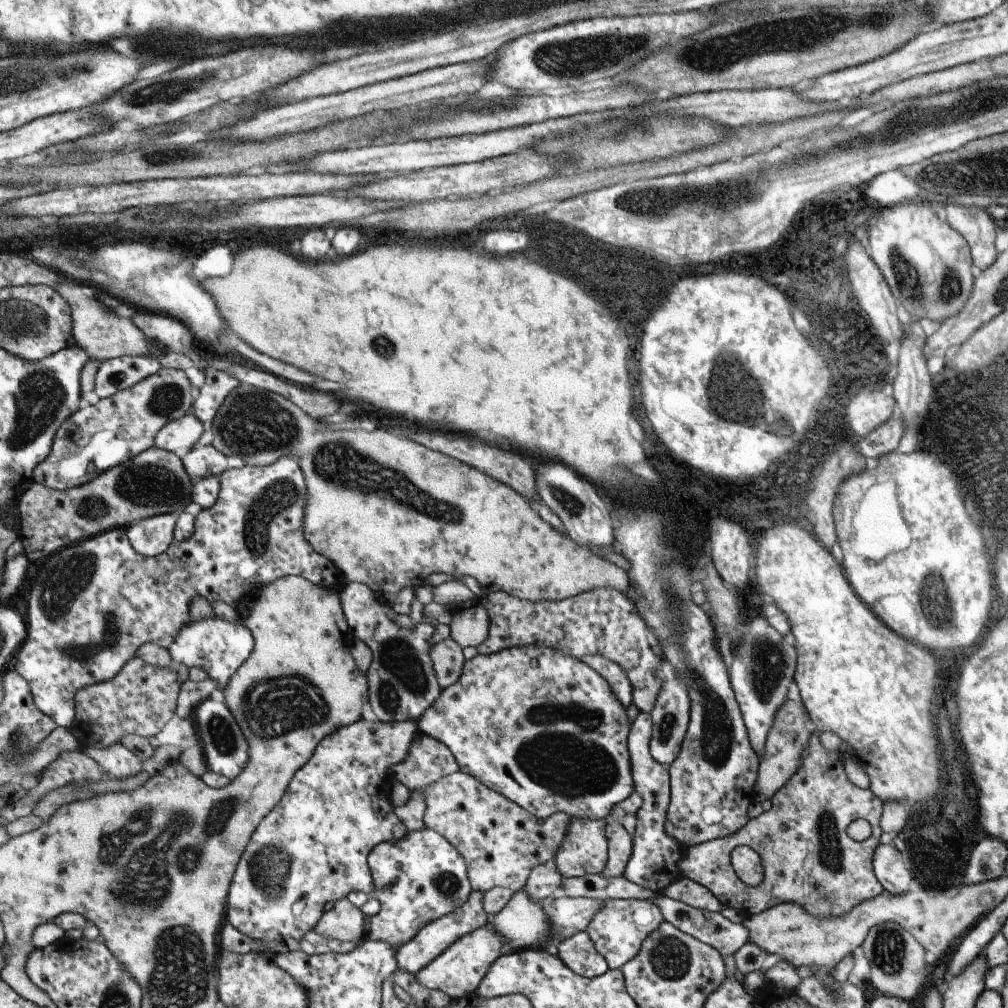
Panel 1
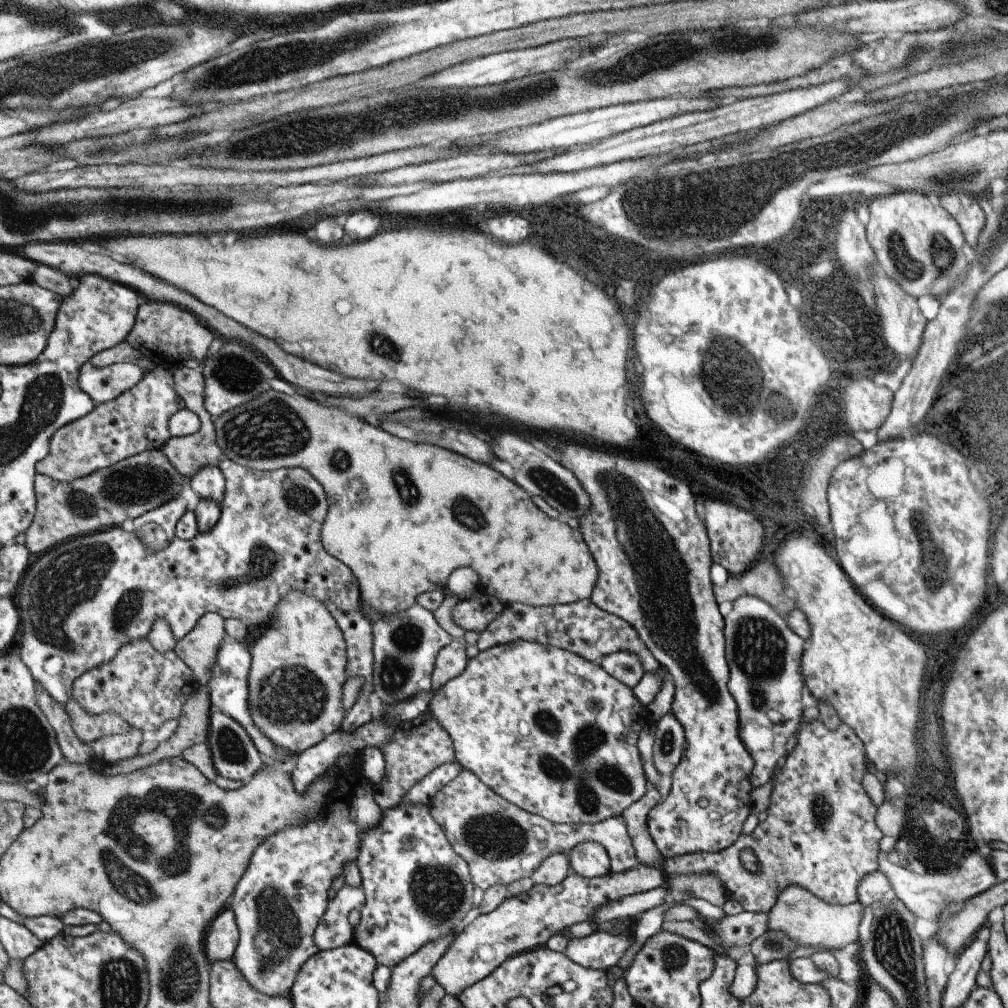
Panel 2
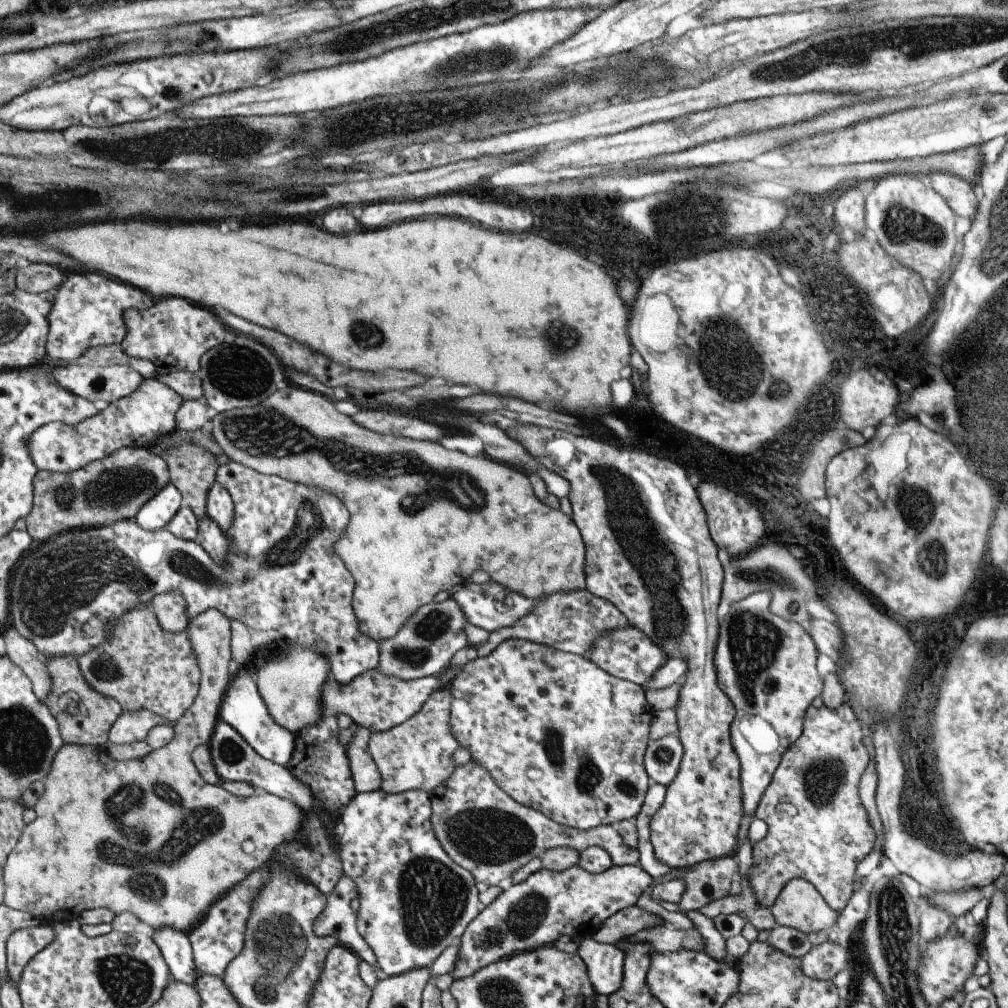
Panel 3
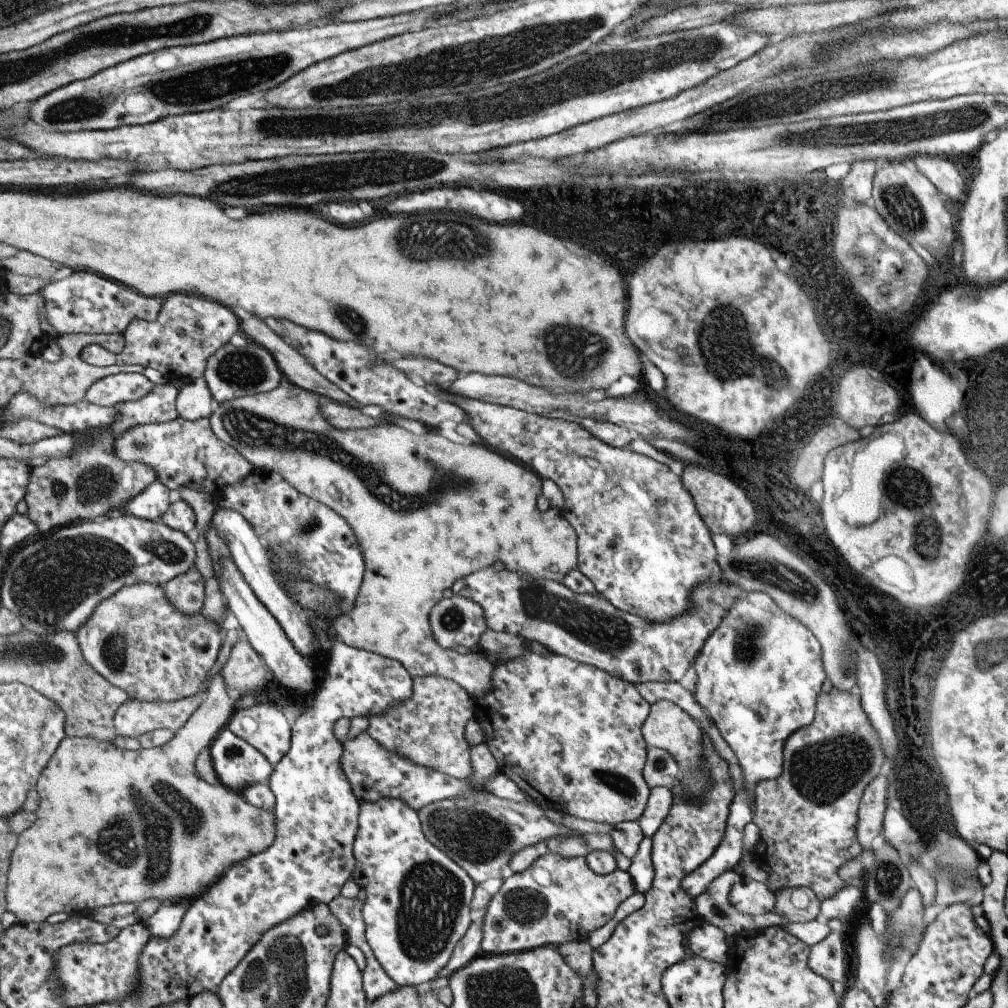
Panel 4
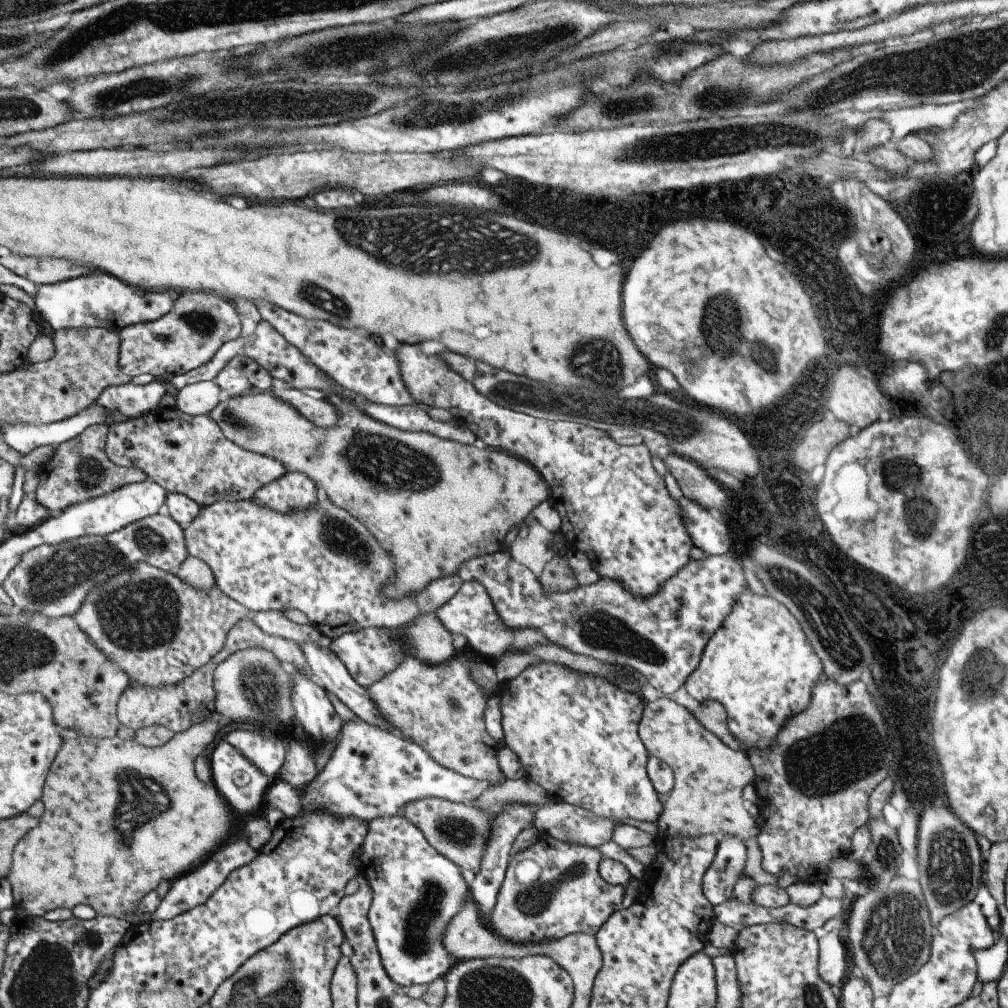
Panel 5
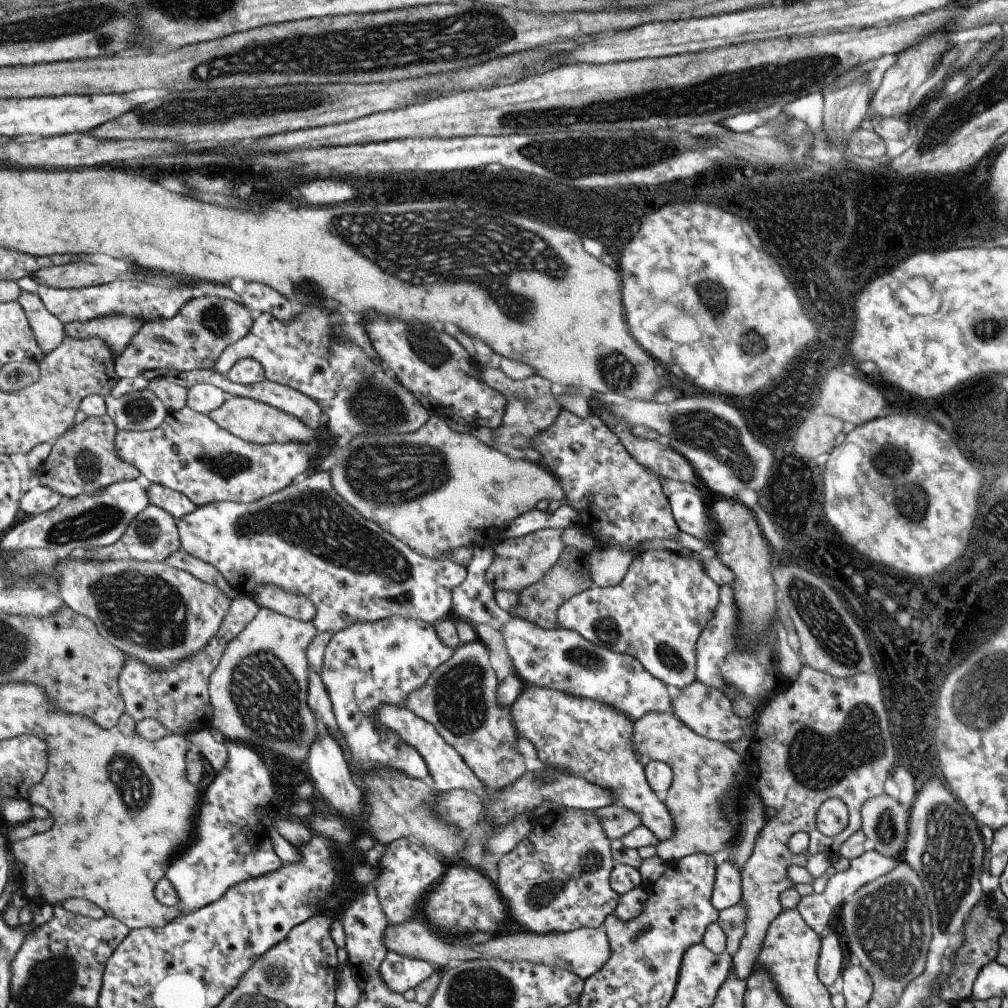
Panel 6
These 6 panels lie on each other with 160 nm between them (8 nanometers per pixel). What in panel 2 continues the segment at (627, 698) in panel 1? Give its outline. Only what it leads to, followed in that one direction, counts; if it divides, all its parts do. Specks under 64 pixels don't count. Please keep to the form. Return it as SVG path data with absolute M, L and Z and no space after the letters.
M626 650L606 654L600 658L598 663L609 676L620 680L630 689L639 682L644 674L644 668L640 665L637 653Z

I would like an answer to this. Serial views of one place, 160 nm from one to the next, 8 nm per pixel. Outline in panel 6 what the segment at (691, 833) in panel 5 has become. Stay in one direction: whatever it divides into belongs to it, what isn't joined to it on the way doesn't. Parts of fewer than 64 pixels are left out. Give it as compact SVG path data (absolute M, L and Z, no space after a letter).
M669 711L647 713L632 724L630 734L632 751L637 758L647 756L651 761L664 762L672 772L670 788L663 804L672 818L672 837L658 841L653 847L656 855L667 864L692 855L715 854L729 844L736 843L735 830L730 819L720 812L720 802L734 786L746 778L745 759L727 748L722 742L696 735Z

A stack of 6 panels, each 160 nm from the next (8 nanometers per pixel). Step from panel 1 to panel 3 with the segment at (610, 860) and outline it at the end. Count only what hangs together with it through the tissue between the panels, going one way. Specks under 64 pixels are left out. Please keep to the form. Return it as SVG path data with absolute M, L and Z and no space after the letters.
M473 759L454 771L445 782L429 792L430 825L445 854L471 874L474 882L497 886L501 880L532 858L539 857L549 848L569 847L578 853L589 847L599 847L610 856L613 865L637 865L637 849L623 844L611 825L576 829L557 824L539 810L515 802L504 793Z

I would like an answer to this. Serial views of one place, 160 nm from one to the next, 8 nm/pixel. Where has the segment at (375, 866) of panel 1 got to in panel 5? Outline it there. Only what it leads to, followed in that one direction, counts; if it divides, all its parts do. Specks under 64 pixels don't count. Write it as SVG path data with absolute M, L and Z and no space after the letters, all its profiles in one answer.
M383 815L366 823L362 850L357 862L358 874L363 875L372 890L372 899L366 917L370 924L378 955L387 976L401 988L411 985L426 985L450 970L454 960L441 946L441 933L447 921L455 916L464 902L469 900L468 887L460 869L429 846L420 830L405 817Z

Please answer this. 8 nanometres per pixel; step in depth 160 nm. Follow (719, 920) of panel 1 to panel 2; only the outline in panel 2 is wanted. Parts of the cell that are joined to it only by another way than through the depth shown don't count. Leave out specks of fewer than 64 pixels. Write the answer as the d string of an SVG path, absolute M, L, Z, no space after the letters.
M742 911L736 915L725 915L718 927L708 928L717 934L721 938L721 942L725 945L721 946L725 948L726 946L733 945L748 945L752 940L760 937L768 929L768 916L767 913L756 913L751 911Z

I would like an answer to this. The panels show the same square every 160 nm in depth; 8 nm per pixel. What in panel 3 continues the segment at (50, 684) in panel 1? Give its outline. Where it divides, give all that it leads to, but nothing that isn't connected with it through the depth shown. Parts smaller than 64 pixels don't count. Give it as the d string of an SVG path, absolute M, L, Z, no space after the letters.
M231 461L229 464L221 465L218 468L216 482L223 485L232 496L235 503L236 515L234 518L234 527L232 534L227 537L230 542L230 561L224 565L218 565L207 554L207 551L197 541L180 539L175 536L167 527L161 530L150 531L143 528L136 519L127 519L117 521L110 525L103 525L99 528L92 529L75 529L66 533L58 534L57 537L50 538L41 544L35 545L31 550L26 552L15 565L12 574L10 587L10 618L11 624L17 627L17 630L24 637L30 638L40 650L42 658L62 657L66 654L75 655L77 658L88 653L90 650L97 649L107 638L111 628L129 613L131 609L136 609L139 605L151 604L158 594L169 593L170 590L180 590L187 601L188 613L195 618L205 610L218 608L223 611L229 618L243 621L247 626L254 629L277 630L283 634L283 642L290 644L301 644L303 647L314 647L317 655L326 655L331 666L331 676L339 683L347 685L348 682L358 674L363 674L366 670L378 666L378 644L367 638L363 633L358 631L358 624L352 609L352 592L354 589L354 578L351 576L343 561L335 554L334 542L344 531L348 523L347 509L326 491L321 491L318 487L308 487L301 483L295 483L291 480L281 478L277 475L268 475L254 468L248 467L243 463Z

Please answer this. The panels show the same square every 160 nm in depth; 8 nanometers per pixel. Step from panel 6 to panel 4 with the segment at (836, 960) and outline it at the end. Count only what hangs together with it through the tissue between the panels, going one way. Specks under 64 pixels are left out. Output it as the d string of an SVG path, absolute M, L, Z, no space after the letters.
M831 931L822 940L810 946L807 966L821 978L844 983L845 953L841 934Z

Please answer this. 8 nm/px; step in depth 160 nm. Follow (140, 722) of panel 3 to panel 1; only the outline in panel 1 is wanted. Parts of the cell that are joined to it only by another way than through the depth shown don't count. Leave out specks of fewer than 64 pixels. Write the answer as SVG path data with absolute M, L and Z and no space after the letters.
M122 742L107 748L101 745L87 745L83 750L102 766L109 779L124 779L143 770L142 758Z

